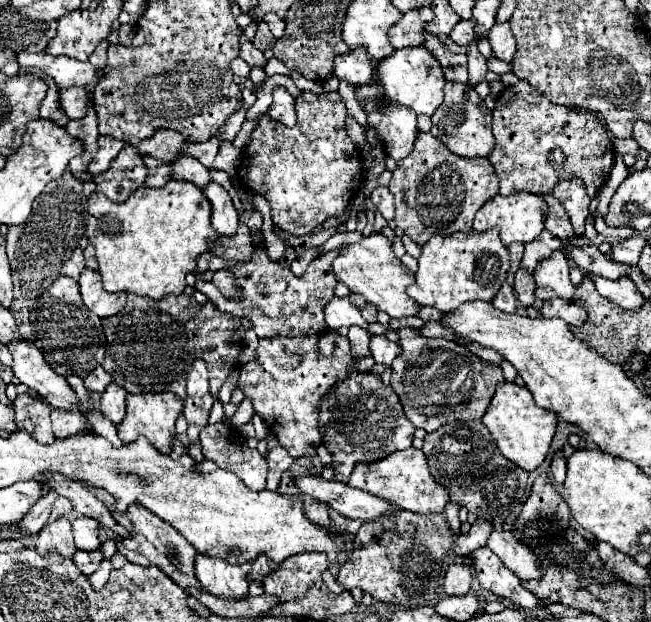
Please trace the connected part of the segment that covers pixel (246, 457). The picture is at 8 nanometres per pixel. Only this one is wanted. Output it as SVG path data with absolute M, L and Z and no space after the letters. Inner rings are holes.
M216 422L216 424L208 424L202 432L200 432L200 444L202 444L202 454L206 460L216 462L220 468L234 472L236 476L240 476L240 480L252 488L252 490L264 490L266 488L266 474L268 474L268 464L266 458L260 456L258 450L248 448L246 438L234 428L228 426L224 422Z

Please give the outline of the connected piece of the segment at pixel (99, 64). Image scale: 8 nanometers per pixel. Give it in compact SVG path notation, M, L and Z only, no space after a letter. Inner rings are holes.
M102 40L102 44L92 52L92 56L90 56L90 64L94 64L96 66L96 70L100 68L104 68L106 66L106 46L108 46L108 42L106 40Z

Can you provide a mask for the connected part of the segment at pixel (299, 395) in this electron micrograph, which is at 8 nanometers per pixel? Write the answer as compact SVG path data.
M258 234L260 240L254 244L254 254L248 262L232 262L226 260L226 268L230 268L236 274L238 286L242 288L242 298L238 302L232 300L224 300L224 296L218 292L218 288L204 280L202 274L206 272L206 254L198 258L198 268L196 268L196 290L206 294L208 300L212 300L216 304L216 308L220 312L238 316L238 318L248 318L252 322L252 330L256 332L256 336L260 338L260 346L256 350L256 360L239 366L238 388L242 388L242 392L252 400L254 410L262 416L264 424L268 426L268 432L274 434L280 442L280 446L284 446L288 450L290 456L312 456L314 462L314 474L320 476L322 474L322 462L316 458L316 448L322 444L322 434L318 428L318 406L320 400L324 398L324 394L332 388L332 384L338 384L340 380L346 380L346 370L352 364L352 354L350 354L350 344L346 336L338 336L336 340L336 348L330 356L322 356L318 350L318 340L322 334L328 332L326 320L324 320L324 306L332 300L334 296L334 286L336 286L336 278L332 276L332 260L336 258L336 252L340 252L340 248L326 252L324 256L318 256L306 270L304 276L294 276L286 266L282 266L280 262L272 262L268 258L266 246L262 244L264 238L262 234Z

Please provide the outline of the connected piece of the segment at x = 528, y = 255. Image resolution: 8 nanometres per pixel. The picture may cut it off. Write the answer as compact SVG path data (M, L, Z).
M544 230L536 240L524 244L524 258L520 268L532 274L540 260L548 258L554 250L560 250L560 248L562 248L562 242L556 236L552 236L548 230Z

